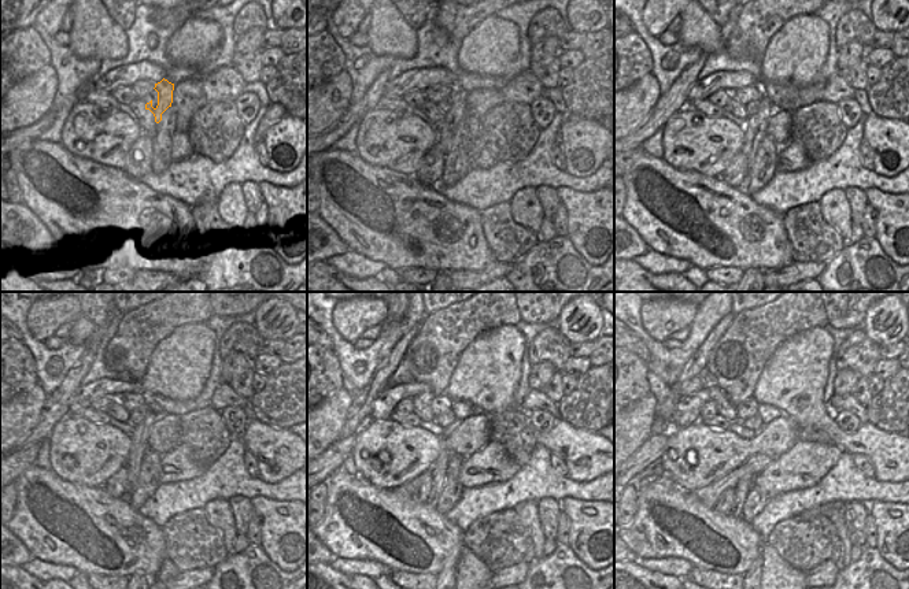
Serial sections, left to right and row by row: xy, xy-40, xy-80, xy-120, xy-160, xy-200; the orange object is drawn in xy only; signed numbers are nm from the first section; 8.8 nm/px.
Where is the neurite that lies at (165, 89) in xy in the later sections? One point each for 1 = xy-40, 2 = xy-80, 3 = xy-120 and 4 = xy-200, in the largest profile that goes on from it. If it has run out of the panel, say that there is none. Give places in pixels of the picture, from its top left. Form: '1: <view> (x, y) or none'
1: xy-40 (446, 129)
2: xy-80 (756, 125)
3: xy-120 (140, 433)
4: xy-200 (743, 485)

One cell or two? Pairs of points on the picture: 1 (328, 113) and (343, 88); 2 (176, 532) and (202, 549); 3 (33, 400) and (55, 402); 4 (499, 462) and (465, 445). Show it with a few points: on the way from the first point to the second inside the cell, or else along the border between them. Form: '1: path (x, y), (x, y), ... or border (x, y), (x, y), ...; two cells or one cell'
1: path (333, 107), (342, 99), (342, 93); one cell
2: path (183, 532), (195, 544); one cell
3: border (47, 396), (40, 419), (32, 430); two cells
4: border (491, 440), (465, 458); two cells

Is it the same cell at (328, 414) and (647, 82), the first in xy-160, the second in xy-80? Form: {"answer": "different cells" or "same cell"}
{"answer": "same cell"}

